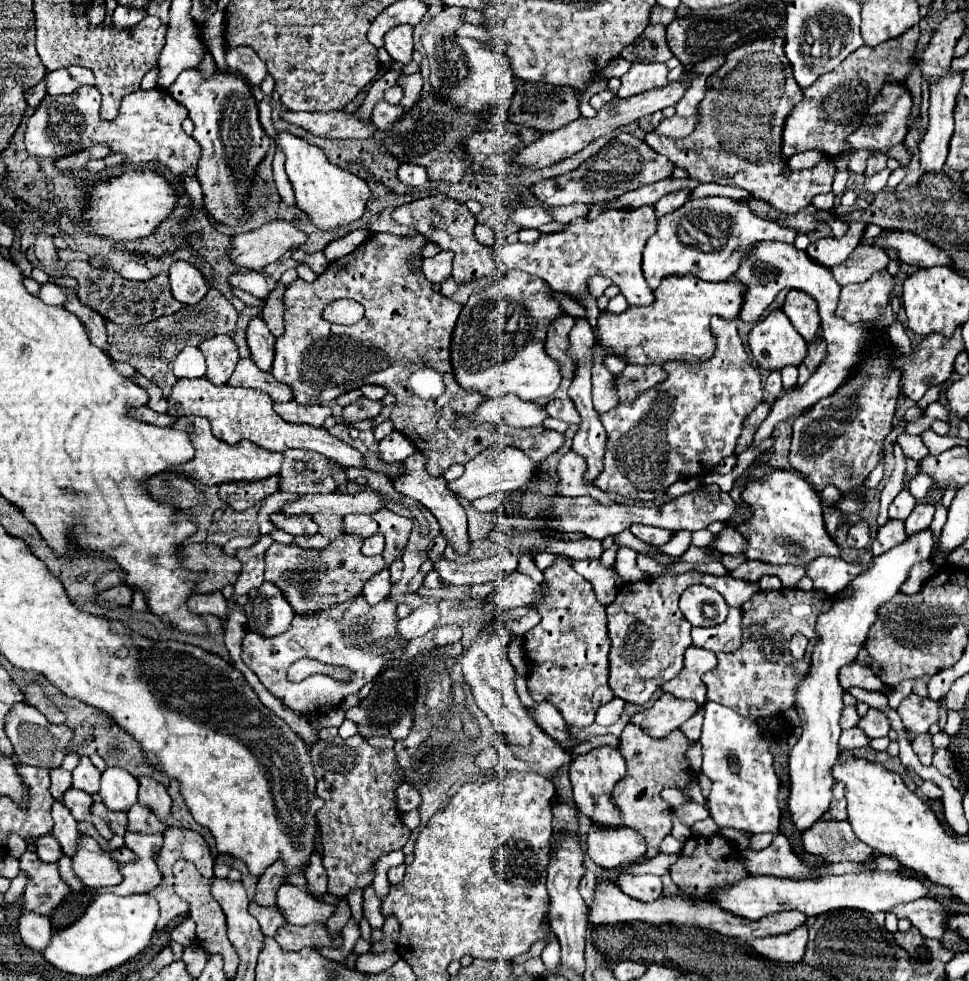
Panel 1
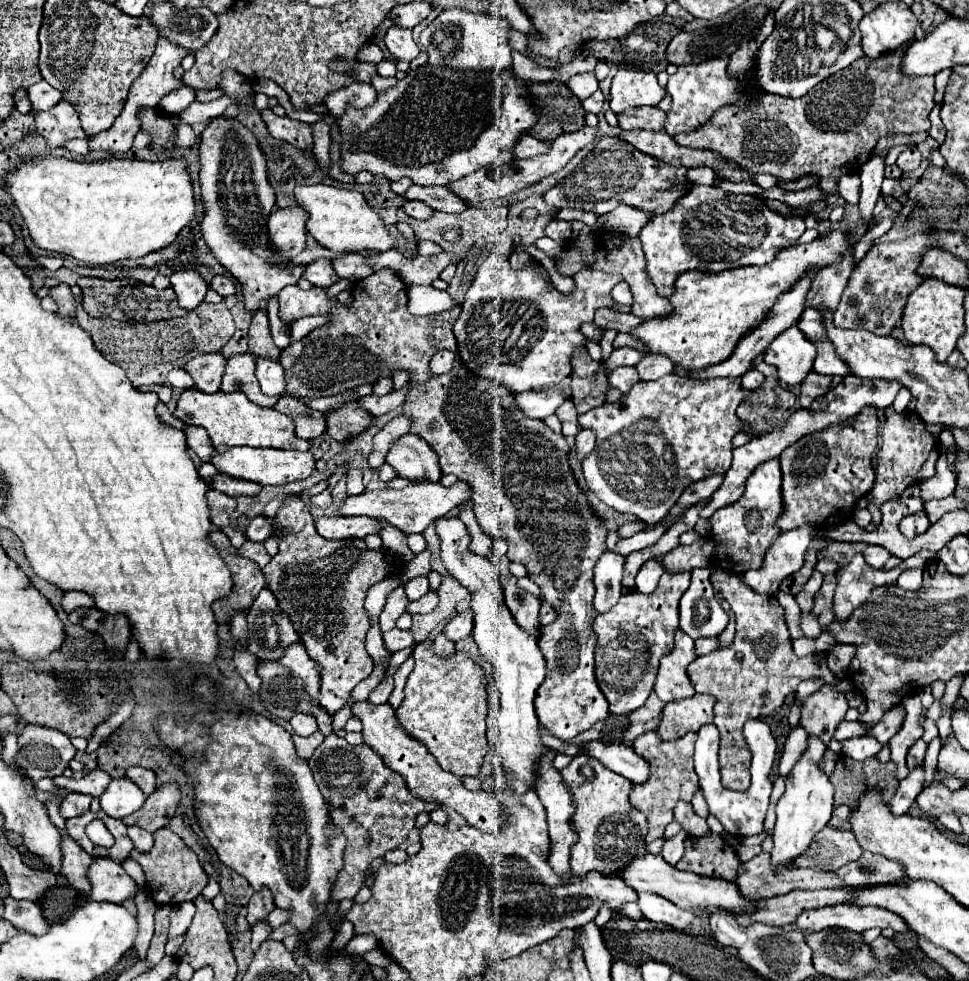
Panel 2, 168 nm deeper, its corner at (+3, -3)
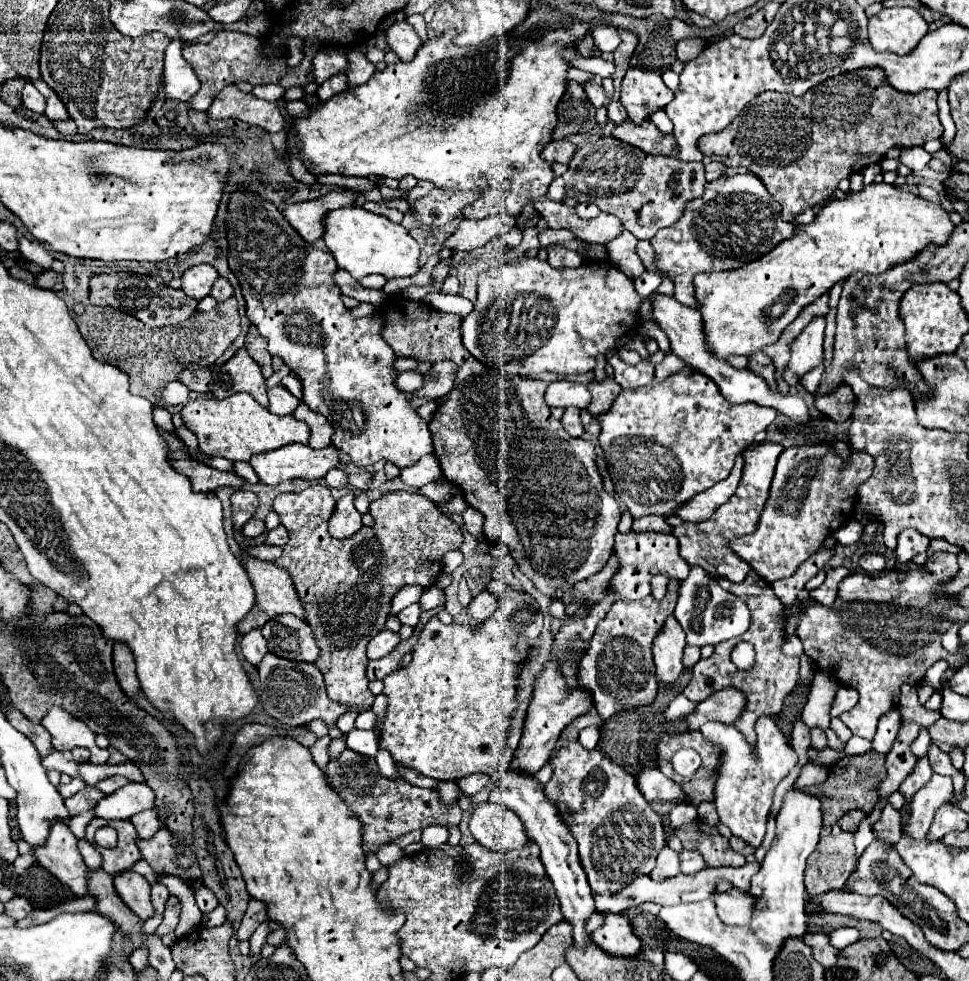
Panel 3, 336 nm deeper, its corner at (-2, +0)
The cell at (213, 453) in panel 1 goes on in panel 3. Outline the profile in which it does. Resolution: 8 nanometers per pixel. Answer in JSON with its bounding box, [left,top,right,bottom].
[249,443,341,485]

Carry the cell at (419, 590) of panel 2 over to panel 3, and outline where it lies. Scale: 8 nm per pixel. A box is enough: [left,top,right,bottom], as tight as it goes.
[389,585,423,615]

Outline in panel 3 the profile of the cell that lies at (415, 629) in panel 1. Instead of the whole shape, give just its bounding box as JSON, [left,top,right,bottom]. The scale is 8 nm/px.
[367,631,399,659]

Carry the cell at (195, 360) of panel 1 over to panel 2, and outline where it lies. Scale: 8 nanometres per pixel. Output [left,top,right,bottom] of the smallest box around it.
[168,368,194,390]

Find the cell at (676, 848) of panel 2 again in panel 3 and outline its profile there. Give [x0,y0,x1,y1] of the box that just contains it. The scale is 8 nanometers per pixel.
[679,849,707,875]

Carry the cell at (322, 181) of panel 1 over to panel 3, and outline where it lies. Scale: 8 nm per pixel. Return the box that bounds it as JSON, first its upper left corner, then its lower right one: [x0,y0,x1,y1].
[323,207,419,279]

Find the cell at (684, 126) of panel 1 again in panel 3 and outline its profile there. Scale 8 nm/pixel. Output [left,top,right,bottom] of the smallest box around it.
[699,67,943,221]

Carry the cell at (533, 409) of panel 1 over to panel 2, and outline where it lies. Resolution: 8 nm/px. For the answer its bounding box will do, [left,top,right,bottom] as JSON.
[514,390,566,420]

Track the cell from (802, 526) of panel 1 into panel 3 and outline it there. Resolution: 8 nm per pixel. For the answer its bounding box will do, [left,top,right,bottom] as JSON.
[671,441,783,583]

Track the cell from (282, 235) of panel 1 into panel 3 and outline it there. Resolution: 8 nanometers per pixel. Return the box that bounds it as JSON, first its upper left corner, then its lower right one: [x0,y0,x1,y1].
[283,191,359,243]

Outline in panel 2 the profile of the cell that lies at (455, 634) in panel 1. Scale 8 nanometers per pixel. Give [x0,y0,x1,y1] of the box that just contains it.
[444,610,472,642]

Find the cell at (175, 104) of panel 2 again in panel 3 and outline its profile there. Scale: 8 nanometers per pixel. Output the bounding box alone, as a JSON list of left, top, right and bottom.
[165,39,199,101]

